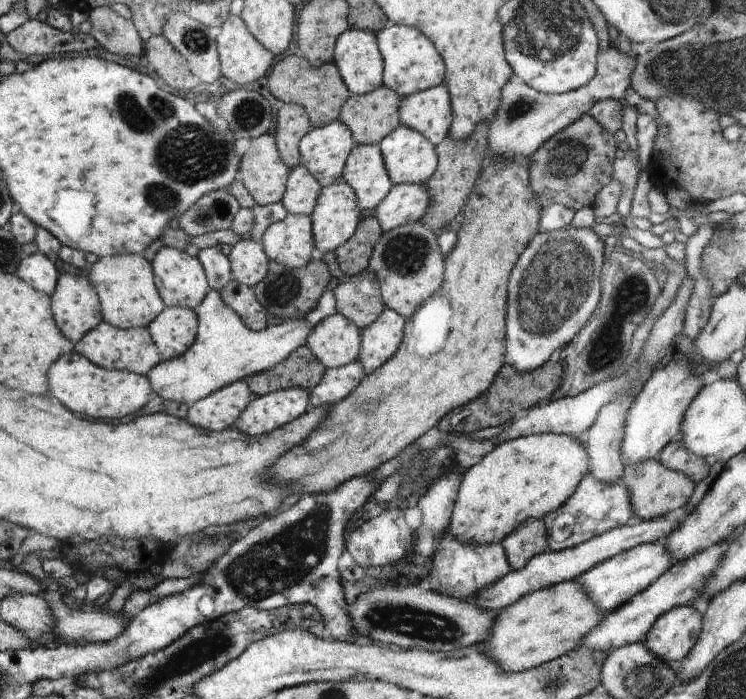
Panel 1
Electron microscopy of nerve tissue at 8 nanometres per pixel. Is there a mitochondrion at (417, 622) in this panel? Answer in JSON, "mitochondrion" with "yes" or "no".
{"mitochondrion":"yes"}

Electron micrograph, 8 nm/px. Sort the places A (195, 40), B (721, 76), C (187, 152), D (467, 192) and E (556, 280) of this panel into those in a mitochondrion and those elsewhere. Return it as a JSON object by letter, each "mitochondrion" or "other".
{"A":"mitochondrion","B":"mitochondrion","C":"mitochondrion","D":"other","E":"mitochondrion"}

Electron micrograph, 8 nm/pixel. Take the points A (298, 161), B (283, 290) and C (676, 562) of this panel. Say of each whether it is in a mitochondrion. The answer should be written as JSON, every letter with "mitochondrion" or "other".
{"A":"other","B":"mitochondrion","C":"other"}

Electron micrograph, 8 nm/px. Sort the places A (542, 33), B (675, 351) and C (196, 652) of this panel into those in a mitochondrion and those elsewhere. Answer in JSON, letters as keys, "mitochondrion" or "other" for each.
{"A":"mitochondrion","B":"other","C":"mitochondrion"}

